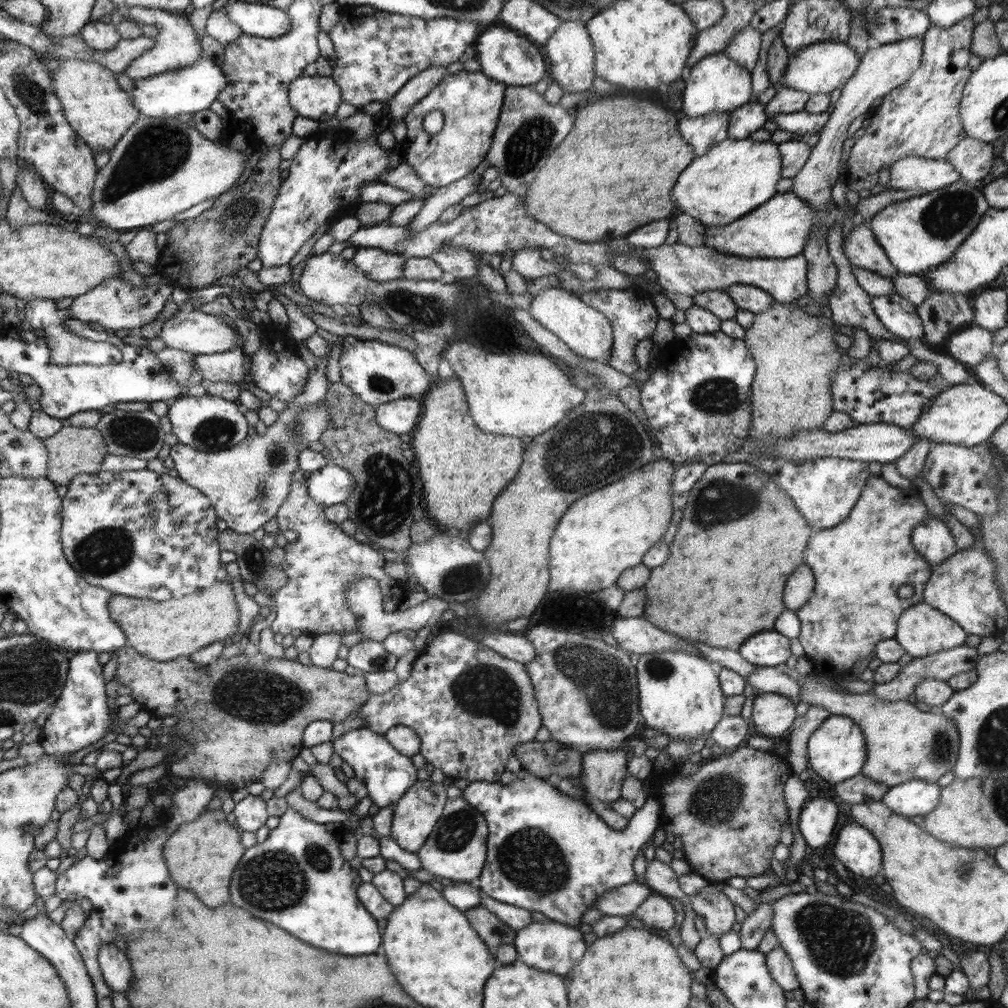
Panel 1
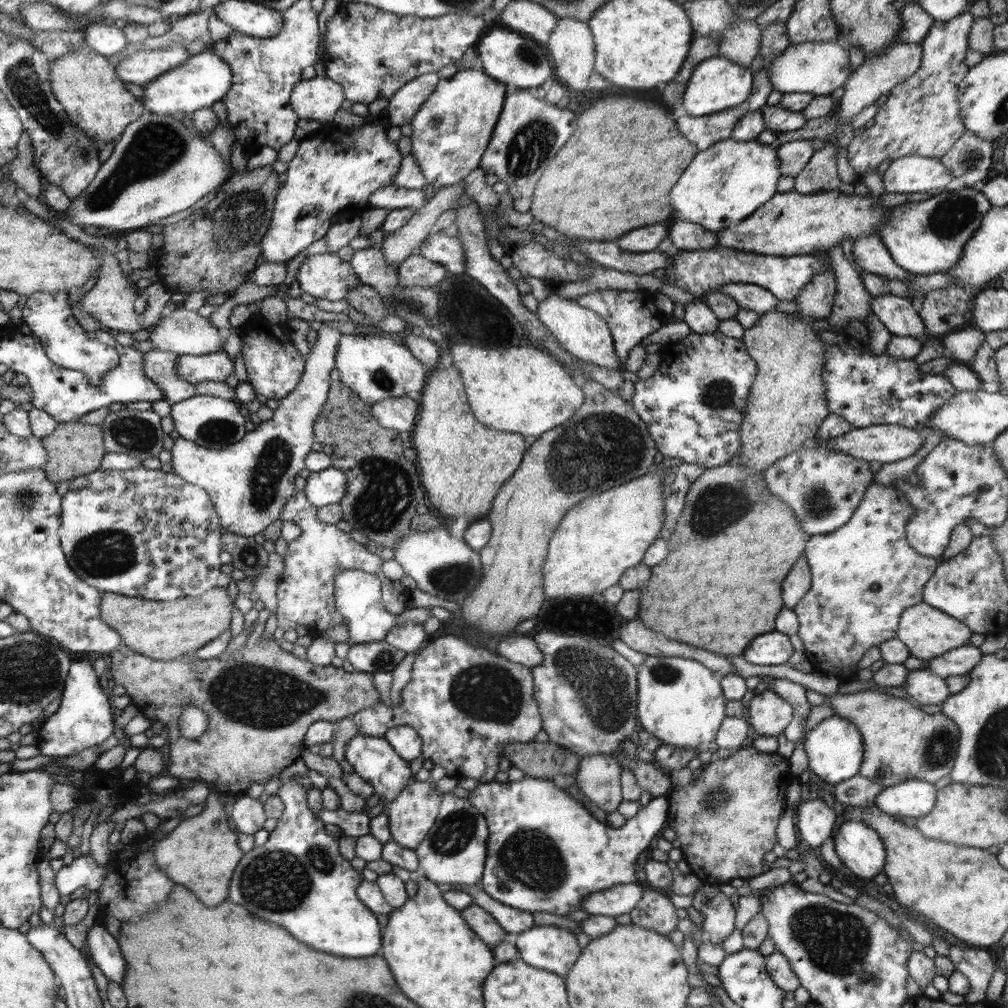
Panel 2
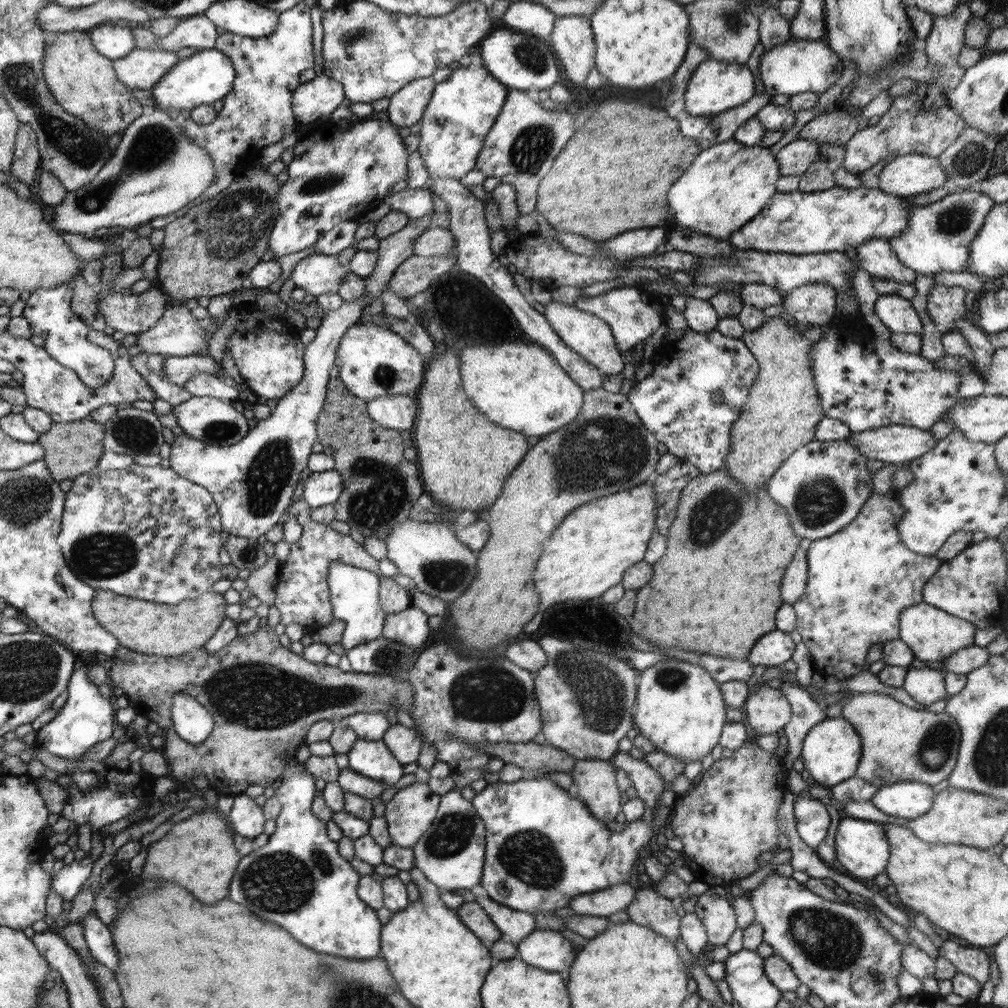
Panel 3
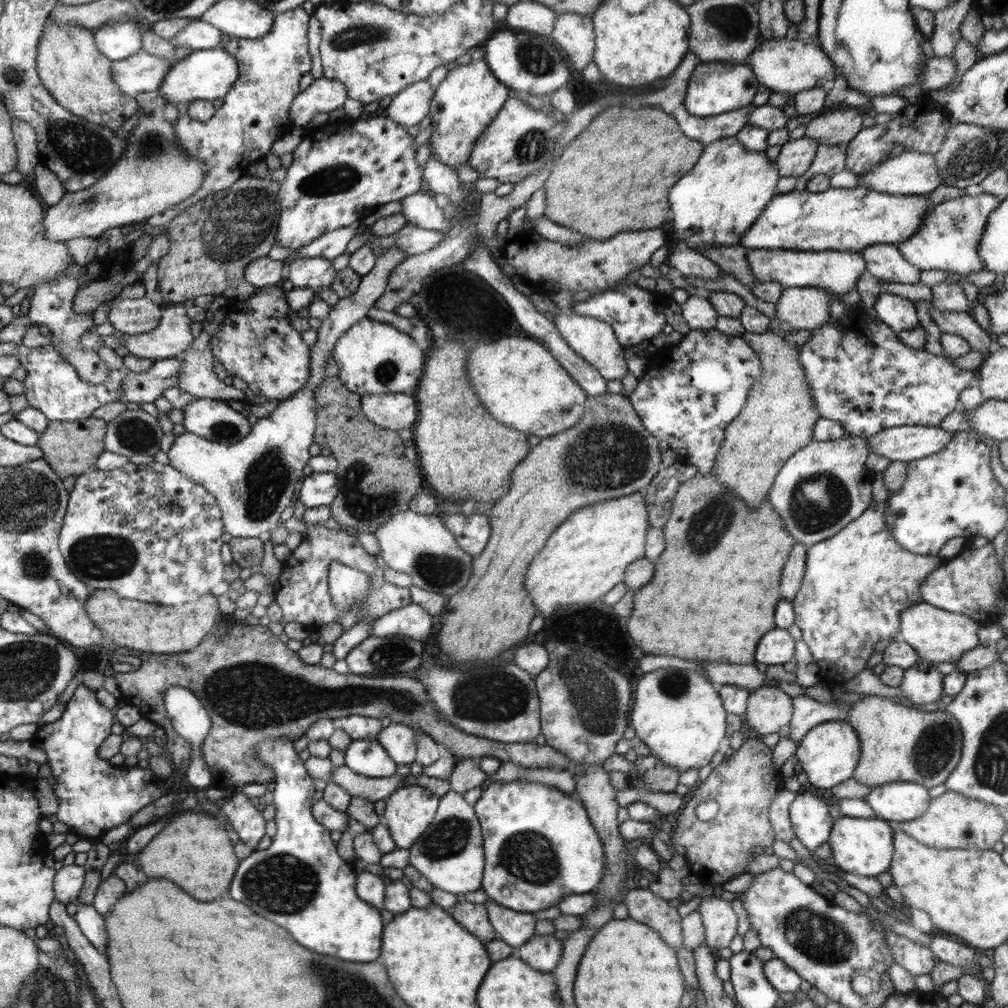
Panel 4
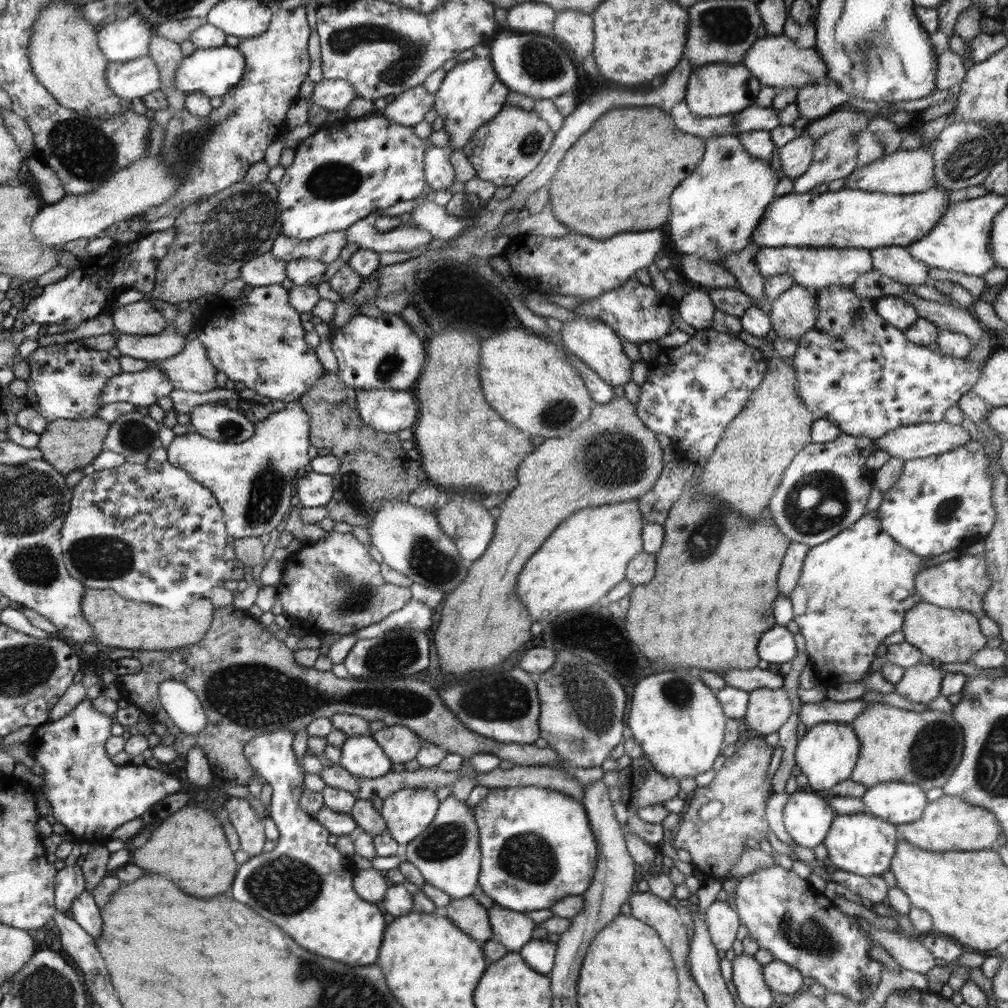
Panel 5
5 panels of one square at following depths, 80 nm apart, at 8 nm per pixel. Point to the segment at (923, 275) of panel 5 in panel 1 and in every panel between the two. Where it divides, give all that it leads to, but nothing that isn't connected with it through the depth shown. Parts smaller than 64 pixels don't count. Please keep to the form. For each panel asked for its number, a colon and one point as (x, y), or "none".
1: (860, 246)
2: (869, 252)
3: (876, 256)
4: (884, 261)

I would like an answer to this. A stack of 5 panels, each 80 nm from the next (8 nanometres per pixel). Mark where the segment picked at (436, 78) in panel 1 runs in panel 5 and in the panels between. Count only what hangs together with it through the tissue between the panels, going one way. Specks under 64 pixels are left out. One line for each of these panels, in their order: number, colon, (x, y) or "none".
2: (407, 100)
3: (406, 107)
4: (411, 106)
5: (408, 108)

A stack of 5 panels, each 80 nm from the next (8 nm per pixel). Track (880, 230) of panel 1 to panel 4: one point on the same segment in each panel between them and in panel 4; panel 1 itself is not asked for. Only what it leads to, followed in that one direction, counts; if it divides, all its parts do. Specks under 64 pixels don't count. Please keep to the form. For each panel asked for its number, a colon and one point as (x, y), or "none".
2: (925, 237)
3: (938, 237)
4: (948, 238)

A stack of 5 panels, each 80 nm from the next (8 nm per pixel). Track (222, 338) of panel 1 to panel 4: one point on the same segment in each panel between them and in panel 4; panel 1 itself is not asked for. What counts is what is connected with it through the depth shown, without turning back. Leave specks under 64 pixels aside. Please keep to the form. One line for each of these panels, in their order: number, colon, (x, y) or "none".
2: (181, 331)
3: (177, 334)
4: (172, 337)

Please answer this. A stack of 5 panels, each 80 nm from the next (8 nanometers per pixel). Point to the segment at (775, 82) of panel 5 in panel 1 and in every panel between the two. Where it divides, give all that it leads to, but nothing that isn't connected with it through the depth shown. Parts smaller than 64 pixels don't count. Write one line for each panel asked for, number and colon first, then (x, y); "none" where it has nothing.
1: (821, 67)
2: (817, 68)
3: (797, 66)
4: (787, 64)

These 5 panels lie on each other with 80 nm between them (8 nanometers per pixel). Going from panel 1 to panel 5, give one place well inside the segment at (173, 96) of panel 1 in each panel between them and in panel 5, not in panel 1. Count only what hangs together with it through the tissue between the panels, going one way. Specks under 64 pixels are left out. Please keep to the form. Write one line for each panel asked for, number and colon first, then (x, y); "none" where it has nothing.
2: (204, 79)
3: (208, 75)
4: (206, 75)
5: (214, 71)

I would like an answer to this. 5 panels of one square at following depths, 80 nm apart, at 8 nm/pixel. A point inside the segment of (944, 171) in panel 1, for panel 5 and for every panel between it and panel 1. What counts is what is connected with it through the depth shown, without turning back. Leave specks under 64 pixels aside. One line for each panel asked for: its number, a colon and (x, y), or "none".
2: (913, 174)
3: (909, 174)
4: (910, 173)
5: (903, 172)

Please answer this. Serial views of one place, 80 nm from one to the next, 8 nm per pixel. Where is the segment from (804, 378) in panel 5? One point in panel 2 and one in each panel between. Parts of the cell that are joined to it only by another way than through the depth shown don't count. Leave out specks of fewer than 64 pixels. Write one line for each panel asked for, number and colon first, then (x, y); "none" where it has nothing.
2: (865, 389)
3: (866, 383)
4: (860, 374)

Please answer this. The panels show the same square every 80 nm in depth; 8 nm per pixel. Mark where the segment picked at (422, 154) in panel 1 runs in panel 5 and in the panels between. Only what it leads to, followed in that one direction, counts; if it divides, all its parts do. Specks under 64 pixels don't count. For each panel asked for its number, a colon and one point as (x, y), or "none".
2: (466, 106)
3: (463, 108)
4: (465, 103)
5: (470, 95)

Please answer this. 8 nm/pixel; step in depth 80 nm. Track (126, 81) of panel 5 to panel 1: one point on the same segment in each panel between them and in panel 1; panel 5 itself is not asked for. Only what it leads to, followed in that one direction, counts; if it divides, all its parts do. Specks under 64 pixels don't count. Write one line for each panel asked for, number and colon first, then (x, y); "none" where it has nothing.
1: (178, 46)
2: (144, 66)
3: (142, 69)
4: (144, 72)

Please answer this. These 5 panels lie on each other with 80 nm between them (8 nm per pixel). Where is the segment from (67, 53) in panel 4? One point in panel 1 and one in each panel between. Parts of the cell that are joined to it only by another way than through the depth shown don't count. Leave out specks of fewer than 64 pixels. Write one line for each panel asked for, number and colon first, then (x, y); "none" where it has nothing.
1: (101, 112)
2: (94, 96)
3: (84, 81)

